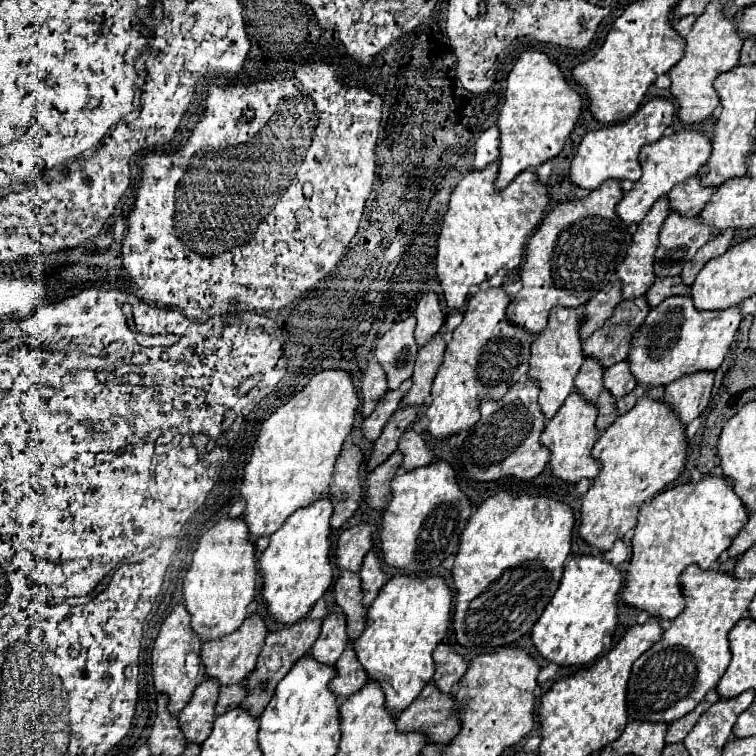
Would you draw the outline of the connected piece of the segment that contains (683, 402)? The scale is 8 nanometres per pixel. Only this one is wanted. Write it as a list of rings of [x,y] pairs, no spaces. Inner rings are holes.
[[[714,371],[688,373],[666,385],[664,401],[668,401],[678,411],[684,423],[690,423],[706,409],[712,385],[714,385]]]

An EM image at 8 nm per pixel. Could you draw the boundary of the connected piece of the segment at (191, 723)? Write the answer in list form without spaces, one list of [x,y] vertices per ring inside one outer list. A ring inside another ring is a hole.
[[[206,677],[194,691],[194,697],[188,701],[188,705],[178,713],[180,729],[186,735],[188,743],[202,743],[210,731],[212,723],[216,719],[214,707],[218,701],[220,683],[212,677]]]

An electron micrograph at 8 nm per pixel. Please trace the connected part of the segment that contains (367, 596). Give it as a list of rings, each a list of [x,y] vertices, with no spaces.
[[[370,551],[364,557],[360,577],[362,577],[362,589],[364,589],[364,605],[368,607],[378,597],[382,585],[386,583],[386,573],[382,569],[382,561],[376,551]]]

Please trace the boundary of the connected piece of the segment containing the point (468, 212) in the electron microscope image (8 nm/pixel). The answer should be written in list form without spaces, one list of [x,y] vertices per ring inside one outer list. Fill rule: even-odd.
[[[498,161],[480,171],[470,171],[452,191],[442,221],[436,251],[436,273],[450,309],[462,309],[472,285],[490,279],[498,269],[520,265],[528,237],[540,225],[550,205],[548,185],[538,181],[534,169],[522,171],[506,189],[496,189]],[[486,265],[490,267],[486,273]]]

